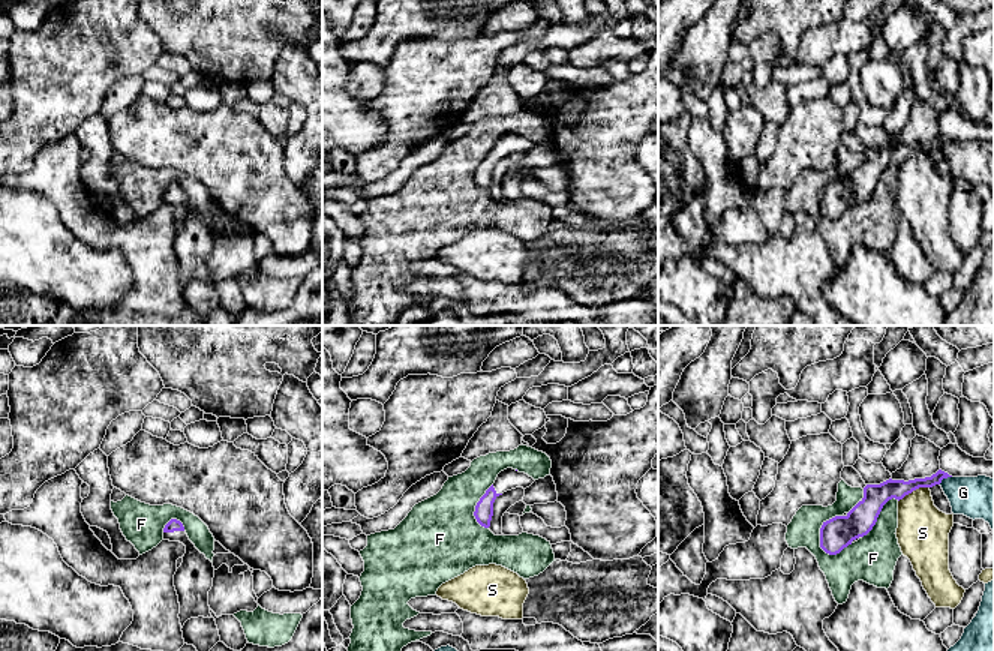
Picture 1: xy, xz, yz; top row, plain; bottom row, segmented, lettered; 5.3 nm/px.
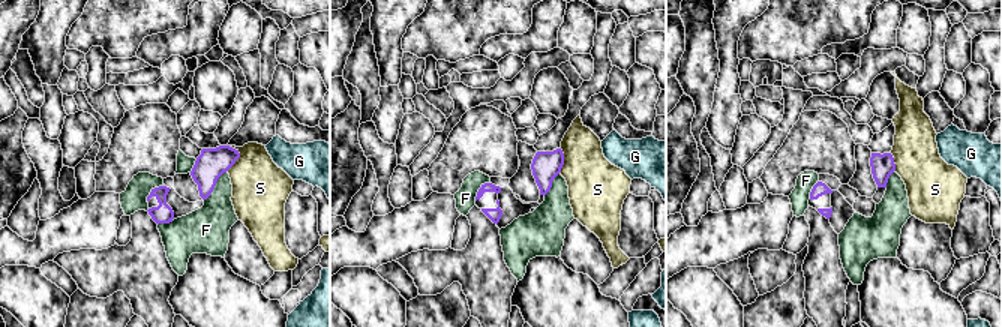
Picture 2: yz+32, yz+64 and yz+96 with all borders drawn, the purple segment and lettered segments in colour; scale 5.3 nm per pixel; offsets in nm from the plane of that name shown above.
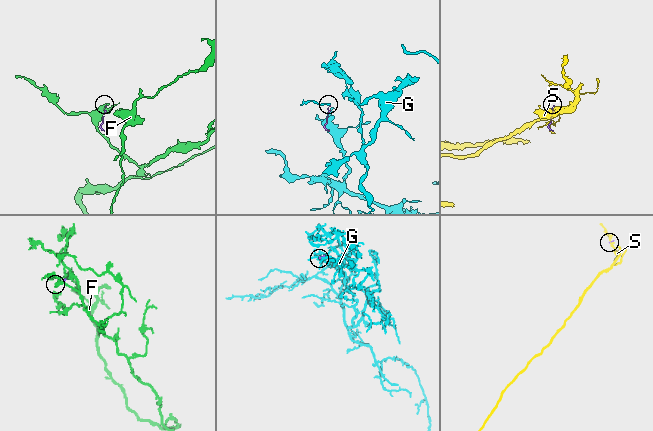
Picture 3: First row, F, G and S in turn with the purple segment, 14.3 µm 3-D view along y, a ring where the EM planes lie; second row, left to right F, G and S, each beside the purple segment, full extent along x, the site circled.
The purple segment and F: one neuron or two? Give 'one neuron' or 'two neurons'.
two neurons

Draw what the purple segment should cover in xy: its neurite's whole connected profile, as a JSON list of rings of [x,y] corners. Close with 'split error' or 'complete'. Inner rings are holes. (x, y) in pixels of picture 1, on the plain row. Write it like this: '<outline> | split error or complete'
[[[171,183],[163,192],[163,204],[180,206],[186,210],[181,230],[174,238],[174,250],[180,267],[180,288],[190,282],[213,282],[208,270],[208,255],[213,250],[214,231],[189,204],[180,184]]] | split error

